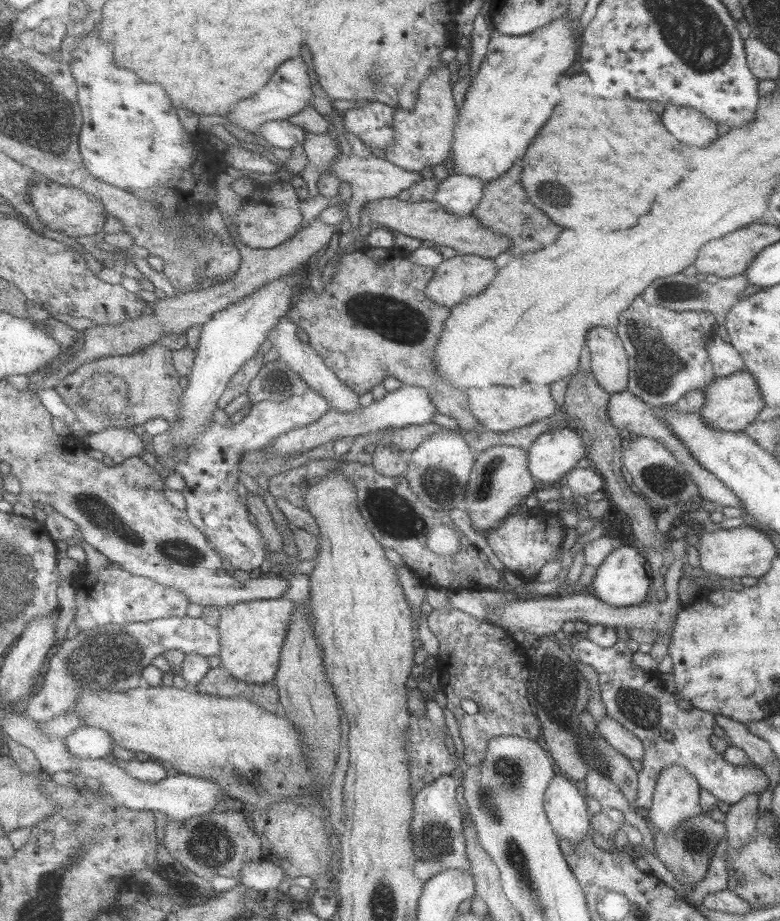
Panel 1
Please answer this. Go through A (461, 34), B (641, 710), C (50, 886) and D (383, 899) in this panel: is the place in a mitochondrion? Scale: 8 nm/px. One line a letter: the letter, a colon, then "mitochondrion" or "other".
A: other
B: mitochondrion
C: mitochondrion
D: mitochondrion

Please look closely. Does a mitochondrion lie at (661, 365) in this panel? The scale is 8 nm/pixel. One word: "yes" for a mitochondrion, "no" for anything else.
yes

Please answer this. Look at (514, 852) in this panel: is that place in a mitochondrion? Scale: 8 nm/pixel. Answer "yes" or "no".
yes

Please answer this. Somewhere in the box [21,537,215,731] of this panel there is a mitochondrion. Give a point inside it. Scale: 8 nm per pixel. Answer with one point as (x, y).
(112, 656)

